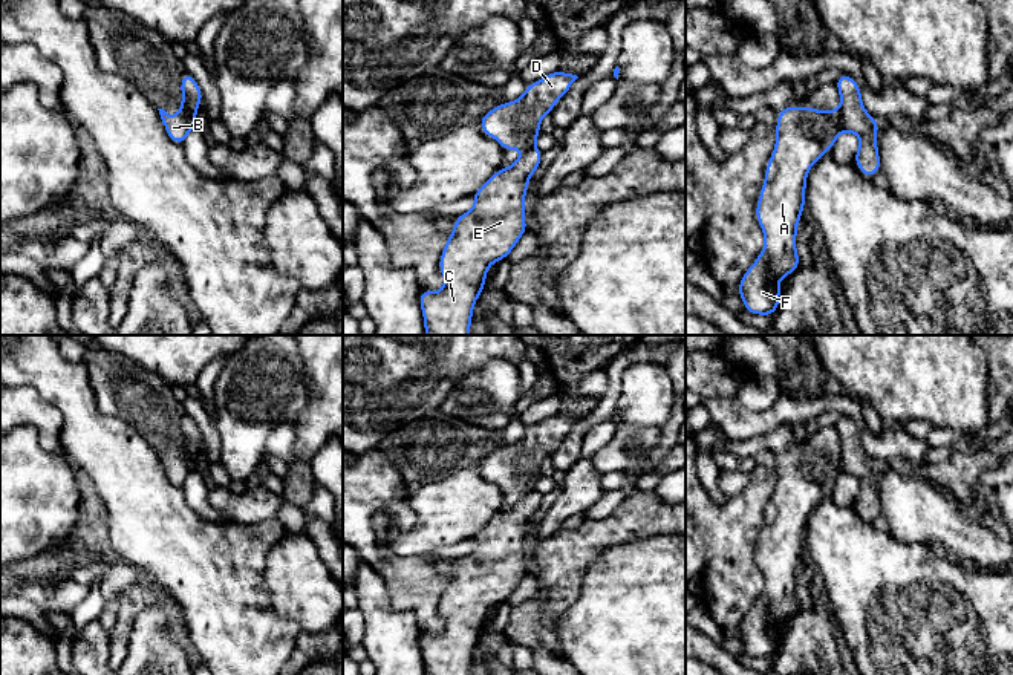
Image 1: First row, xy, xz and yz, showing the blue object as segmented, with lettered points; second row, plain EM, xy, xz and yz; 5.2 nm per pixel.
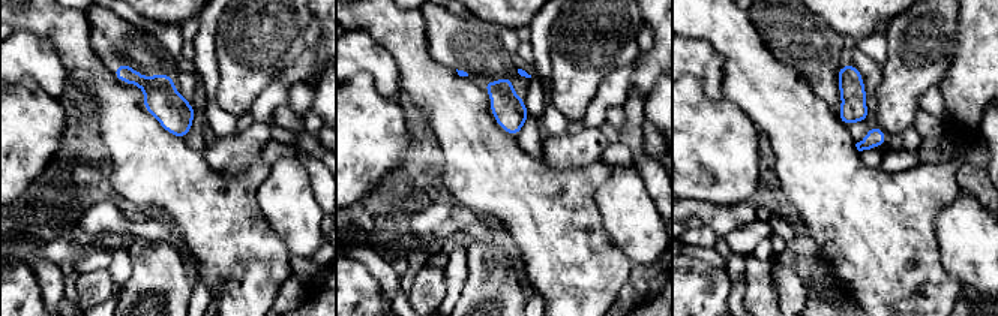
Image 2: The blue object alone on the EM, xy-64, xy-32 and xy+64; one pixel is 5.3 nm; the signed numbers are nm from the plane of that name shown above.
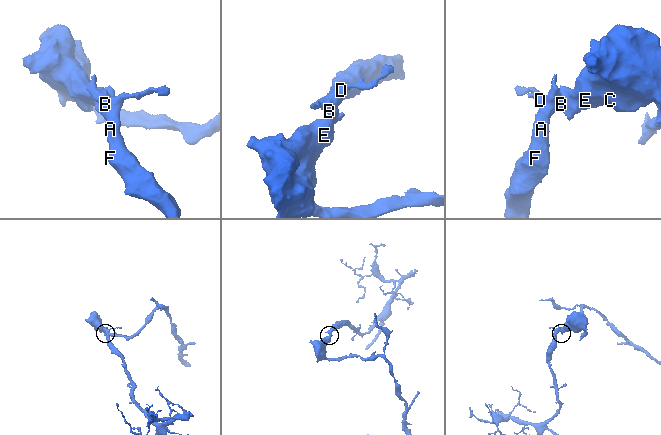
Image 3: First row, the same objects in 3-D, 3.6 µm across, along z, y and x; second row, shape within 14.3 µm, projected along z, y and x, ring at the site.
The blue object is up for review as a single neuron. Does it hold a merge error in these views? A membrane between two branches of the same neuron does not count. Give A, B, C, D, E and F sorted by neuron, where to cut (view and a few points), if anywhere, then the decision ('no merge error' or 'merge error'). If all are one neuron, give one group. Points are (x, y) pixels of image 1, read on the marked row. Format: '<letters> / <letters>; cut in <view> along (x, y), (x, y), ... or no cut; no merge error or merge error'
A B D F / C E; cut in xy along (181, 103), (193, 129); merge error

